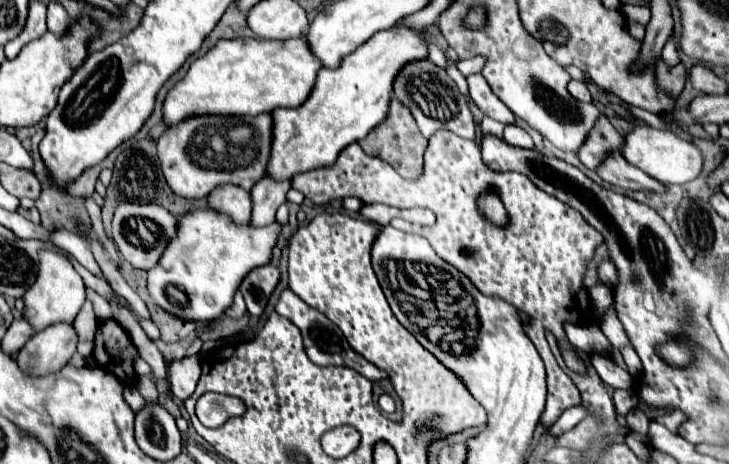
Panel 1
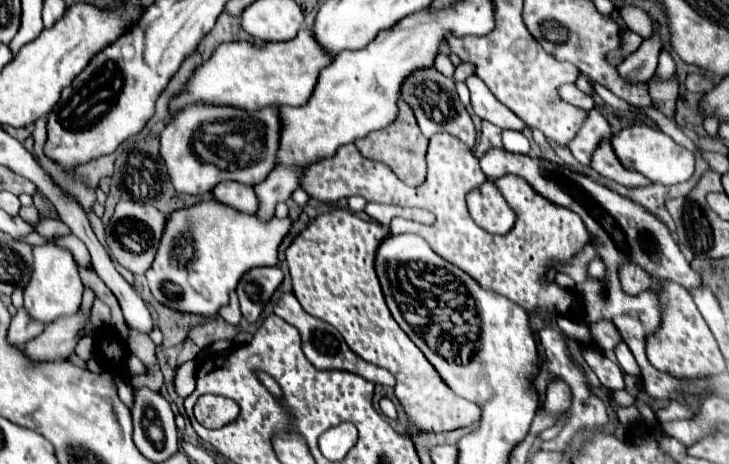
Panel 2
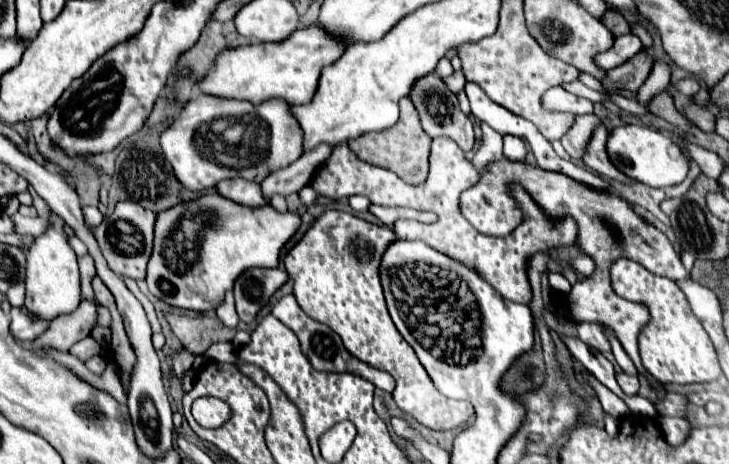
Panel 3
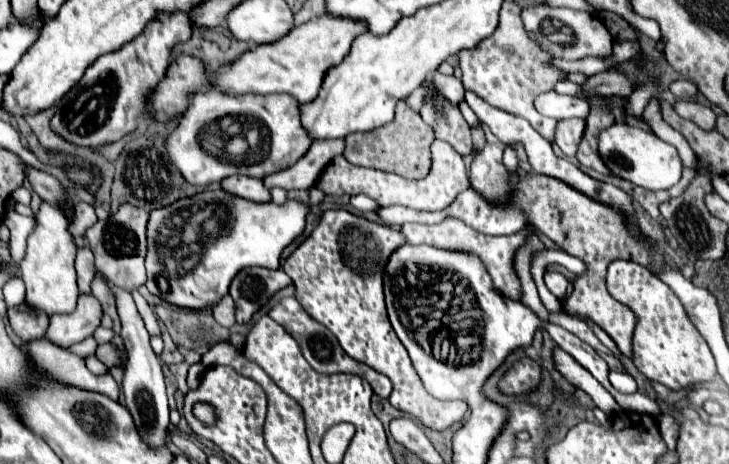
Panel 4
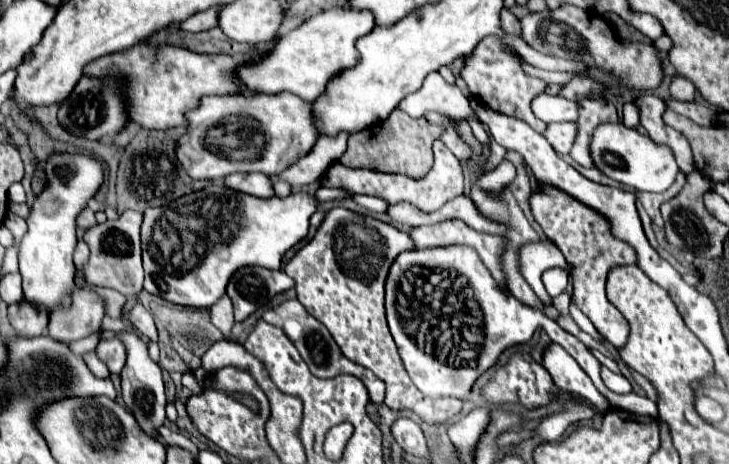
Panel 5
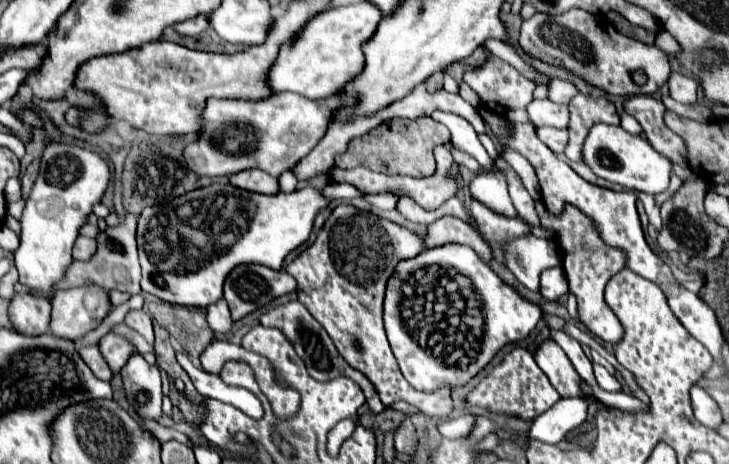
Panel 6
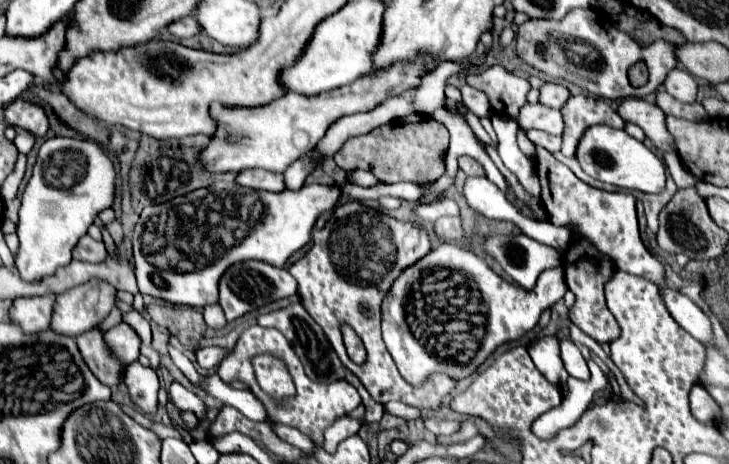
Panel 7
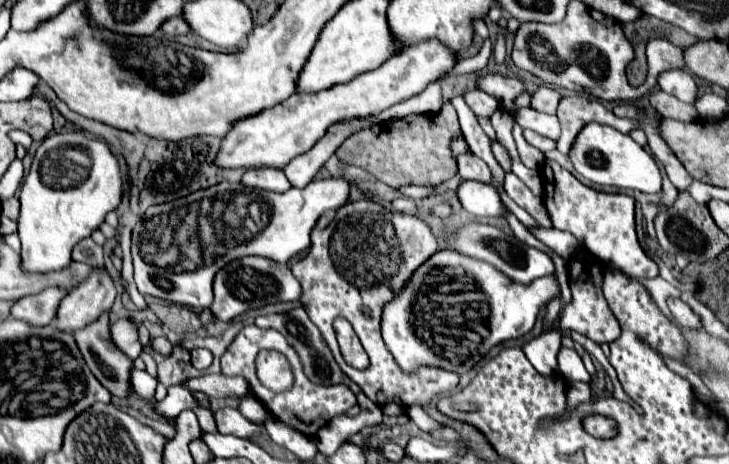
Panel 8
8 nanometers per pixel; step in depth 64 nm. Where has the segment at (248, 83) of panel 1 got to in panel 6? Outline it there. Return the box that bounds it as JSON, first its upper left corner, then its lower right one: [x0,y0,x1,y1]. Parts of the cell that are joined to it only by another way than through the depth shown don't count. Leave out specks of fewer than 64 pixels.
[268,2,380,100]

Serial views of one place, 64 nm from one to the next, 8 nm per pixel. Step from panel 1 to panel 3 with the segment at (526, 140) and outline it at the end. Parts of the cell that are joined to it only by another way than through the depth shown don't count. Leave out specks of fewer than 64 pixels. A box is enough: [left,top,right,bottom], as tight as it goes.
[504,136,526,160]

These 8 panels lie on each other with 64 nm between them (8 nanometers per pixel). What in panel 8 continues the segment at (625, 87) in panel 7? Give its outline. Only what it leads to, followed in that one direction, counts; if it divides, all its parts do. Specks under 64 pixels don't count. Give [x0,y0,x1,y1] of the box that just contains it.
[512,2,684,102]

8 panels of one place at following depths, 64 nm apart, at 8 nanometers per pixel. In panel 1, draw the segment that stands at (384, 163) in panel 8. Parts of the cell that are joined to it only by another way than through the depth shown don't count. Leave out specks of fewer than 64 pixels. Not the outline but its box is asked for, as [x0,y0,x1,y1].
[358,98,428,180]

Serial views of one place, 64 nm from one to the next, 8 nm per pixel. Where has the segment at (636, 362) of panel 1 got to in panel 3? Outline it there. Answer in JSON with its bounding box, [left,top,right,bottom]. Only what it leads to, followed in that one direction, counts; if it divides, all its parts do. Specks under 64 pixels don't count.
[606,330,638,375]

